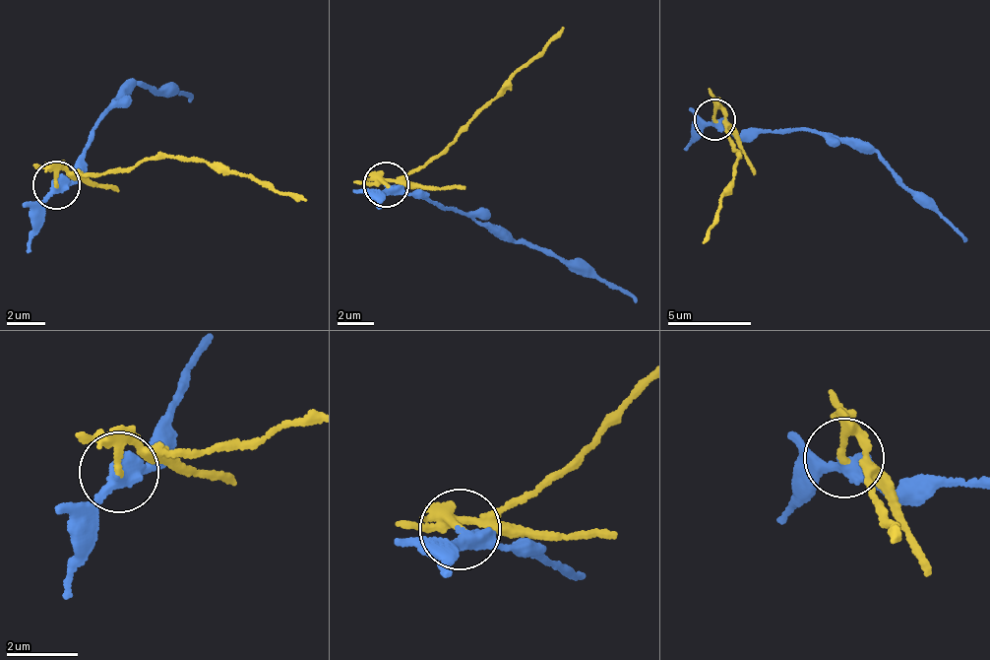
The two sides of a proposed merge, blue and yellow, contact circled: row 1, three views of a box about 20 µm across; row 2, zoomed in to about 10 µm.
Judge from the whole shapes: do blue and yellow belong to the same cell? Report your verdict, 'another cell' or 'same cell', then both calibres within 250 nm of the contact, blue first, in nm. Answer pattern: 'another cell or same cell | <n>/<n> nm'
another cell | 400/140 nm

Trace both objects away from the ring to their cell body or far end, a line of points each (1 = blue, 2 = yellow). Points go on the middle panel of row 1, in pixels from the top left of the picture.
1: (384, 183), (422, 195), (576, 259), (638, 302)
2: (384, 183), (439, 159), (503, 82), (561, 28)

